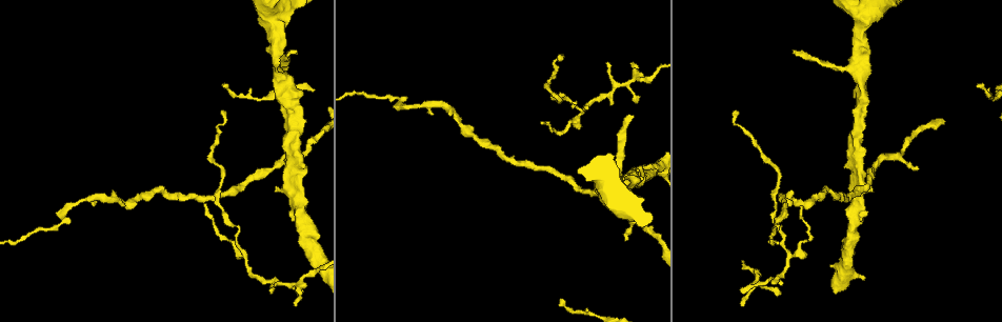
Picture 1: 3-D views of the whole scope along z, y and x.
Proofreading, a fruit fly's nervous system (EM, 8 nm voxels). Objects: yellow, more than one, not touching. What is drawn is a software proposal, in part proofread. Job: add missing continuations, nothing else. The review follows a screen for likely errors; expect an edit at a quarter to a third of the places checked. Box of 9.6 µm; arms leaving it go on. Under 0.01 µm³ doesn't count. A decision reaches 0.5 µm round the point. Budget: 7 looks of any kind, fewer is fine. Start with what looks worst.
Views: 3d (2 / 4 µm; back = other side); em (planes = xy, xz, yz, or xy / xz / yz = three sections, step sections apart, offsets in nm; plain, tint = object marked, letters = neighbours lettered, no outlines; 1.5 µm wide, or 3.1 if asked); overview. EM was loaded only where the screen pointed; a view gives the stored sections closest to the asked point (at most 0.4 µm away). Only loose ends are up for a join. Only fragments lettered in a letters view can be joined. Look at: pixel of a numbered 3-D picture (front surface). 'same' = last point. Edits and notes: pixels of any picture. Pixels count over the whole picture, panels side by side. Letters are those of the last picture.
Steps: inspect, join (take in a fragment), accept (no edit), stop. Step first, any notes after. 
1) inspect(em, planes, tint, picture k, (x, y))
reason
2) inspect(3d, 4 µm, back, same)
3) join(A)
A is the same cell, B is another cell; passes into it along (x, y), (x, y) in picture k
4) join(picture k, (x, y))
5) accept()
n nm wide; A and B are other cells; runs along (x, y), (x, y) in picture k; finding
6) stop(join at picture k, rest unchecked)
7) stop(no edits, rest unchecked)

inspect(em, planes, letters, picture 1, (742, 306))

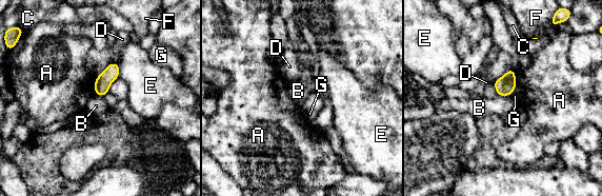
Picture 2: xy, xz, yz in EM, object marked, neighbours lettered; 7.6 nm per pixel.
accept()
G touches over 120 nm; A, B, C, D, E, F and G are other cells; border along (498, 95), (507, 96) in picture 2; none of them fits

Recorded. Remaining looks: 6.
inspect(3d, 4 µm, picture 1, (558, 60))
long arm stops here

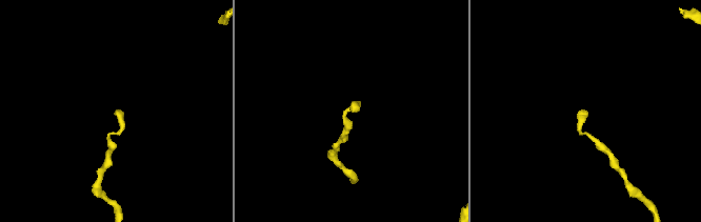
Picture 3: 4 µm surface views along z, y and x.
inspect(em, planes, tint, picture 3, (116, 109))

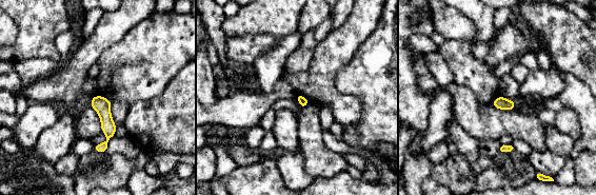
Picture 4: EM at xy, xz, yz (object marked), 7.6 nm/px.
inspect(em, planes, letters, same)
see the neighbours

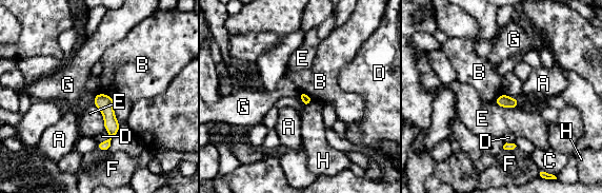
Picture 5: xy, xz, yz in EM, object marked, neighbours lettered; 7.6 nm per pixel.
accept()
A, B, C, D, E, F, G and H are other cells; border along (100, 92), (115, 100) in picture 5; none of them fits

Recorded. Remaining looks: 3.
inspect(em, xz, step 4, tint, picture 1, (917, 170))

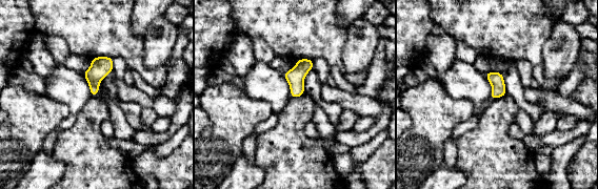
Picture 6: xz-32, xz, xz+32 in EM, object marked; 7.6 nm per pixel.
inspect(em, planes, letters, same)
another direction

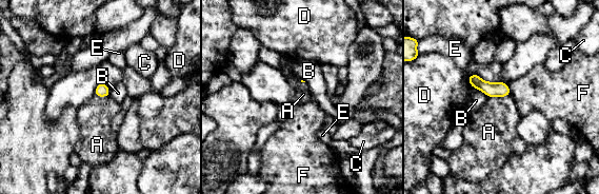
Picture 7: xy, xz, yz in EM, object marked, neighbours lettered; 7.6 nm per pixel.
accept()
A, B, C, D, E and F are other cells; runs along (471, 78), (488, 89), (506, 92) in picture 7; no lettered fragment goes on from it

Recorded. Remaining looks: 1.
stop(no edits, rest unchecked)

